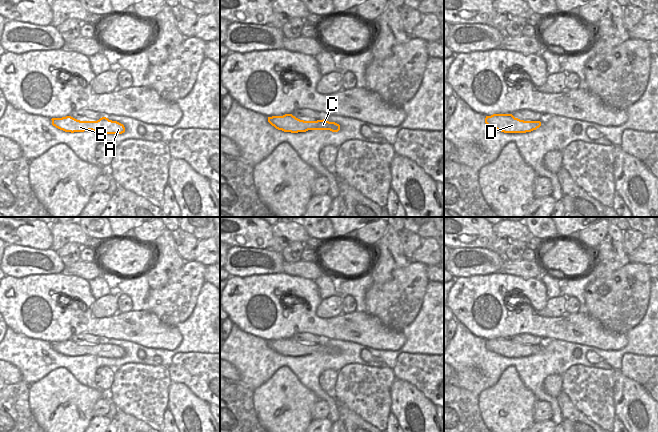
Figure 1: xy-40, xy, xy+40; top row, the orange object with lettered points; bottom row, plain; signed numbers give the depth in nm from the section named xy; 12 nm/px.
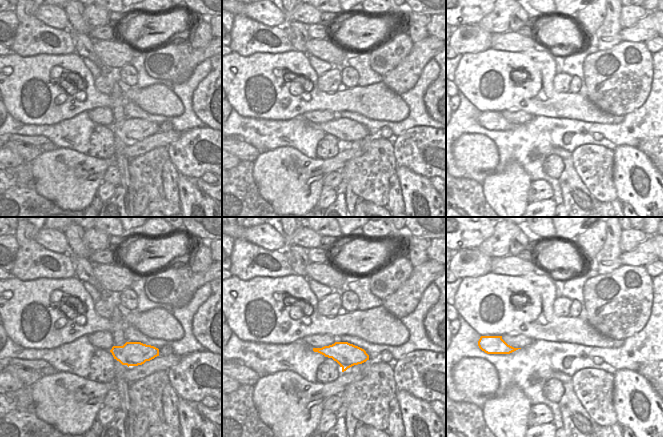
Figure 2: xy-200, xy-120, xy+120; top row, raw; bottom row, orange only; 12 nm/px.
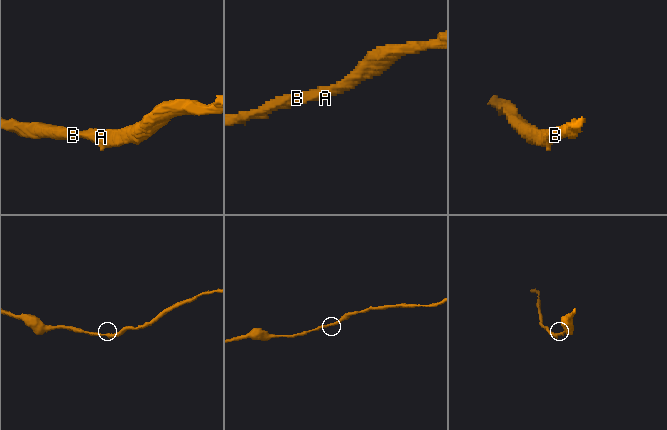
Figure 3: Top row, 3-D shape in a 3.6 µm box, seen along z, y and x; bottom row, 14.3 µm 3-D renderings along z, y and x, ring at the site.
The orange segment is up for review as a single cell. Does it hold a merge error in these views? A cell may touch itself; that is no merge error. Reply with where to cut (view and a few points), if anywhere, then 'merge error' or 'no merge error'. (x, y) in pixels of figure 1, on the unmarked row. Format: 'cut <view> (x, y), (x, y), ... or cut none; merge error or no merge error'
cut none; no merge error

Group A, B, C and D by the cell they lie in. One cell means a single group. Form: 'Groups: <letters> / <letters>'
Groups: A B C D

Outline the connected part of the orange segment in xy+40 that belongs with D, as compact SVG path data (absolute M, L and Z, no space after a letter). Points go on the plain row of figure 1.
M493 338L486 340L485 347L504 357L526 357L541 350L540 345L524 345L515 342L512 338Z

